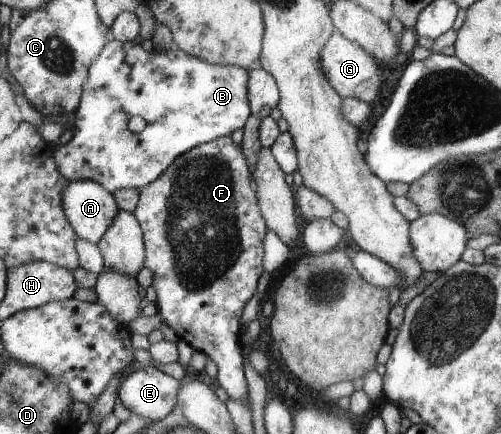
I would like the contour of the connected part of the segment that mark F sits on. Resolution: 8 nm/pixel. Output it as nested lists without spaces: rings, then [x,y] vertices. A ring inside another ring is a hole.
[[[231,135],[194,146],[178,157],[164,174],[139,191],[133,212],[144,232],[145,267],[153,273],[151,285],[157,293],[157,313],[181,339],[216,363],[219,387],[232,399],[248,405],[248,383],[238,343],[240,317],[246,303],[256,293],[256,283],[262,275],[262,239],[269,227],[261,212],[252,168],[244,149]]]

